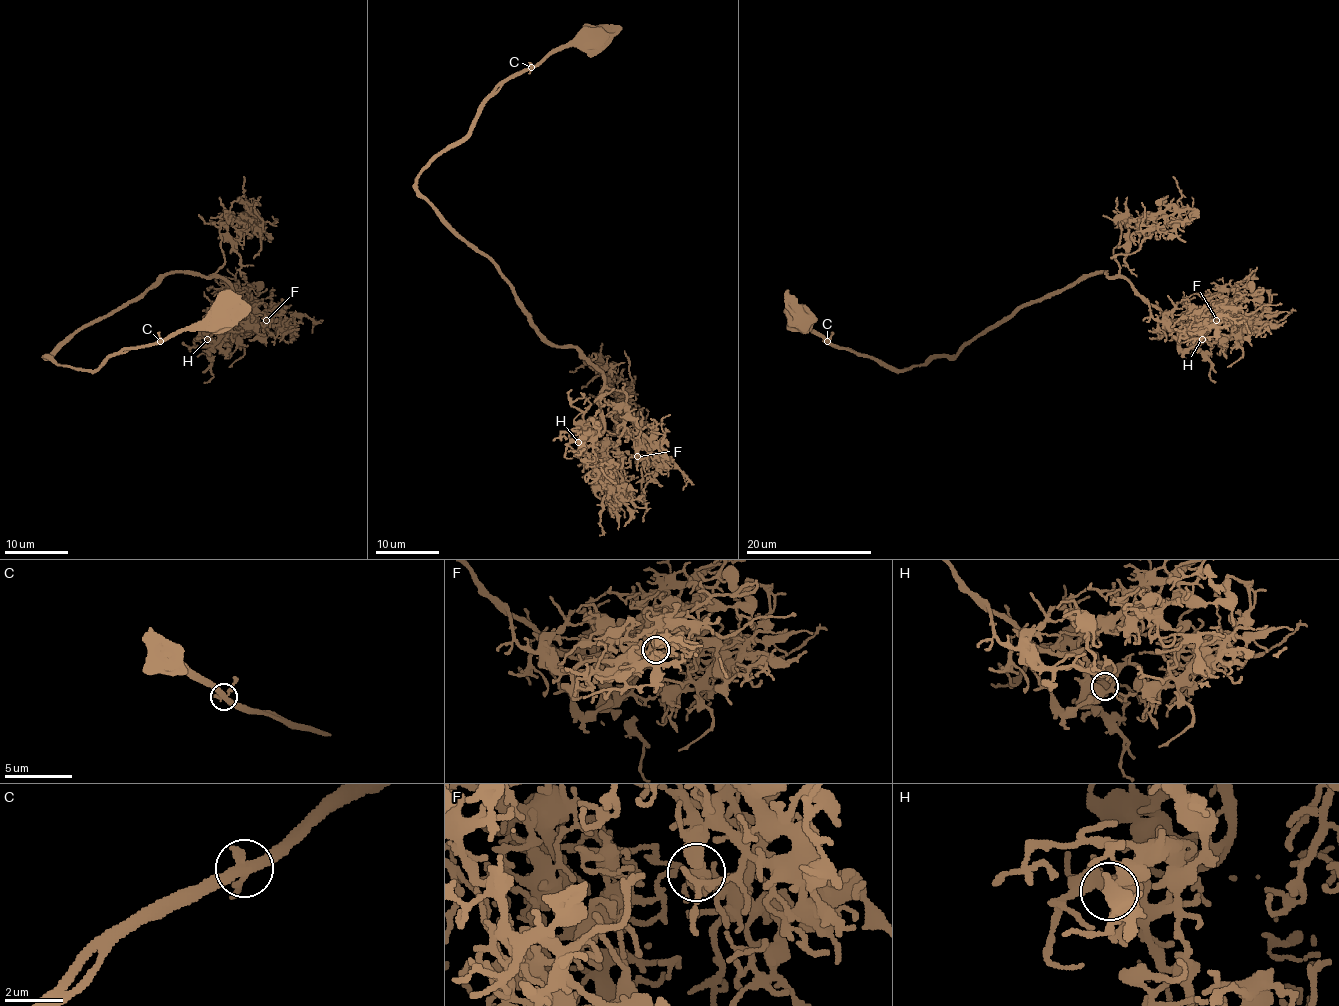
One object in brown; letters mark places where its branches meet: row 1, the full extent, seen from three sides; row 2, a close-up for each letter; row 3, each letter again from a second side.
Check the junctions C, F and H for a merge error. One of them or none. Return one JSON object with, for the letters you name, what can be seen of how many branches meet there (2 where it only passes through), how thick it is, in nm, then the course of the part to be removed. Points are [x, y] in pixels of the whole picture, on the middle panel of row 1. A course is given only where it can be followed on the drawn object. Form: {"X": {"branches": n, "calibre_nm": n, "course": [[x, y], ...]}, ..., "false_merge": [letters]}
{"false_merge": []}

